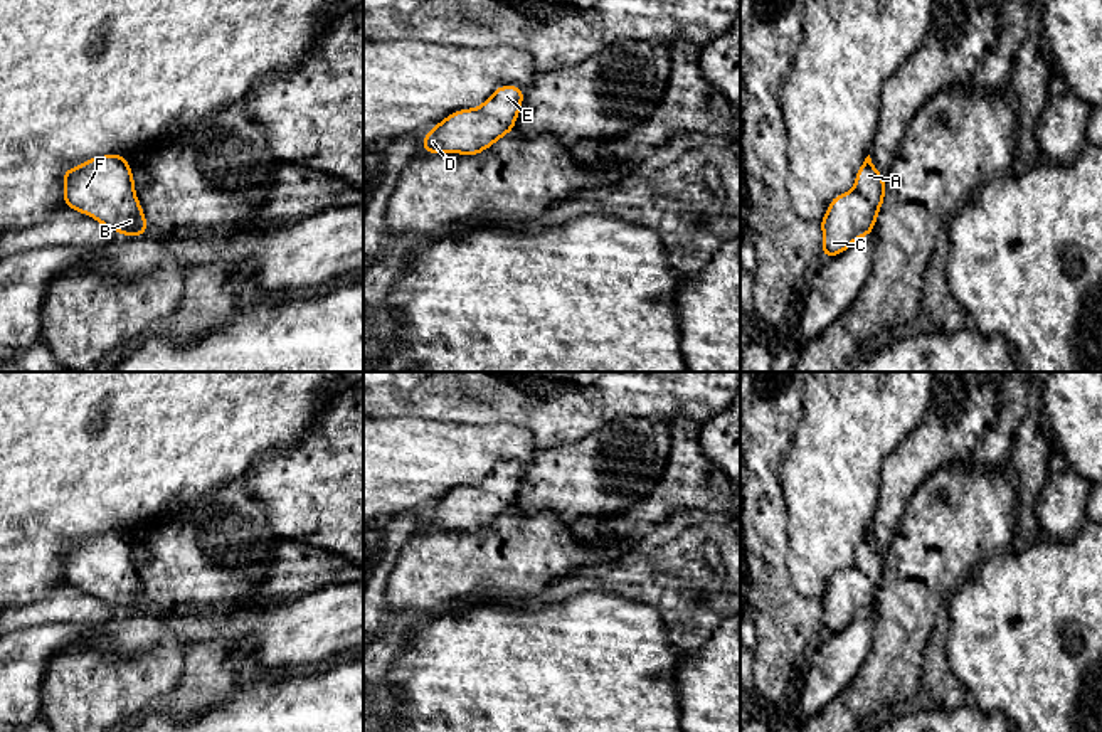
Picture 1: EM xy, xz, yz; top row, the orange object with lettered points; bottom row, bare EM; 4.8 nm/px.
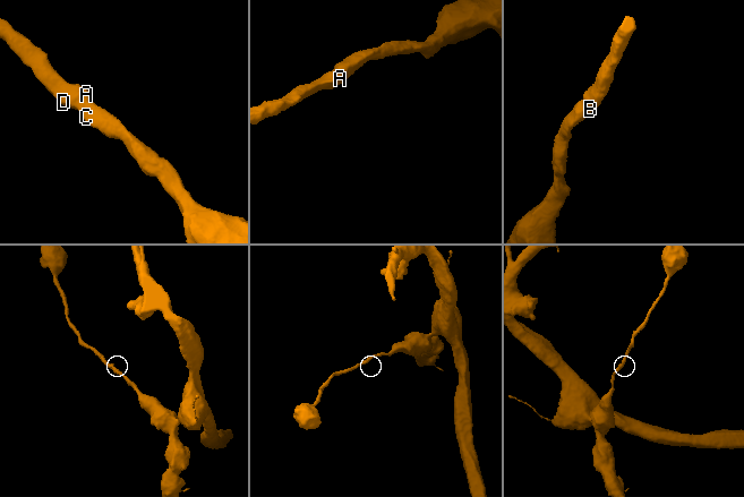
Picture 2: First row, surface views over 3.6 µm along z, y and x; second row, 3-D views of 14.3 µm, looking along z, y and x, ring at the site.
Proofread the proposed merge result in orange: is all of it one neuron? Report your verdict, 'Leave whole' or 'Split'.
Leave whole

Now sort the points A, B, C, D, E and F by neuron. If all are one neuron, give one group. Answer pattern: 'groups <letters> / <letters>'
groups A B C D E F

